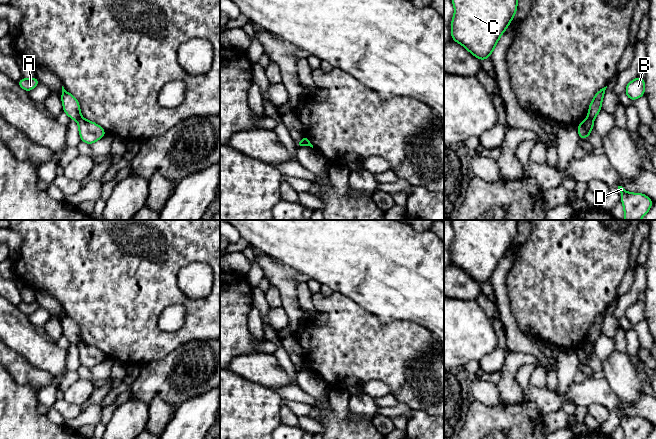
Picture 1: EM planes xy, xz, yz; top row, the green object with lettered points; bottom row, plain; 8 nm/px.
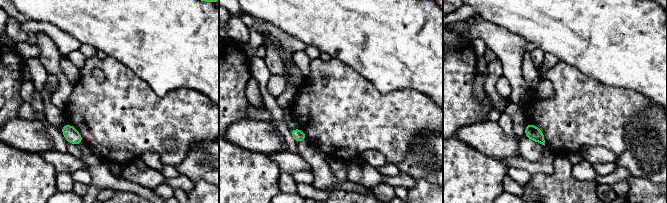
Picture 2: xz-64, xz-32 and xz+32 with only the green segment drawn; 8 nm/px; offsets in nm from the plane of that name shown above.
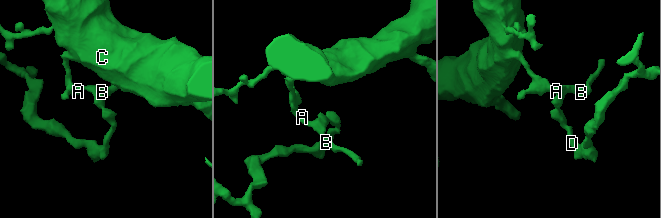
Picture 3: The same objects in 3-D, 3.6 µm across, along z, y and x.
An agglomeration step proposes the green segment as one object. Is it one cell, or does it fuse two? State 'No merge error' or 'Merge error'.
Merge error

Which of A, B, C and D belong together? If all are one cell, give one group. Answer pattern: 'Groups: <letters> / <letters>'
Groups: A B C / D

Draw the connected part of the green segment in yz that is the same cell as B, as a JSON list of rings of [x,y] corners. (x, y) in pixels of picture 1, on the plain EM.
[[[638,300],[636,303],[630,305],[626,309],[625,317],[628,324],[636,324],[645,319],[645,303]]]

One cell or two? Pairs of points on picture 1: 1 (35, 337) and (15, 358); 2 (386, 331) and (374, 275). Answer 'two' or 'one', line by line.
1: two
2: two

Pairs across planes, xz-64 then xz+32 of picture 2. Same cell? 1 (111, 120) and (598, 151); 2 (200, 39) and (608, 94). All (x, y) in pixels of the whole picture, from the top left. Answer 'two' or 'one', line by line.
1: two
2: two

